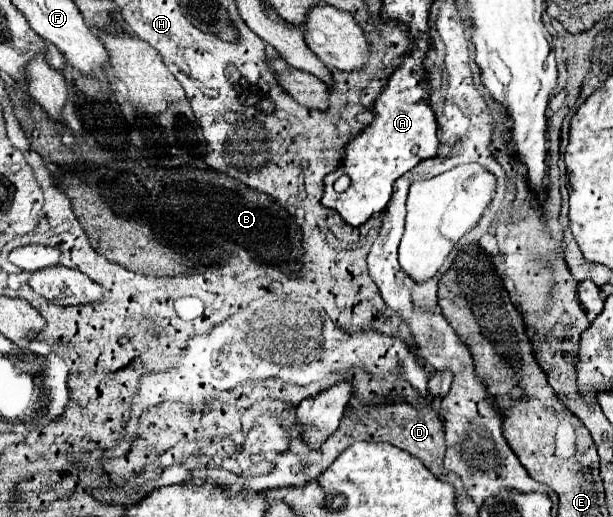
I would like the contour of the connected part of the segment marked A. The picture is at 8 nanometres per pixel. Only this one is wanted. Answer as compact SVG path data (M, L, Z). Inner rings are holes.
M405 66L397 68L383 94L375 100L375 118L373 122L347 146L343 170L329 174L325 178L325 194L323 204L341 214L341 218L351 226L361 226L373 214L383 212L387 202L391 200L393 182L411 170L421 160L433 158L439 152L437 138L437 120L431 106L417 106L429 102L429 94L423 86L425 78L403 78L407 76ZM405 72L405 74L403 74ZM339 174L347 174L351 178L351 186L345 192L335 192L333 182Z

